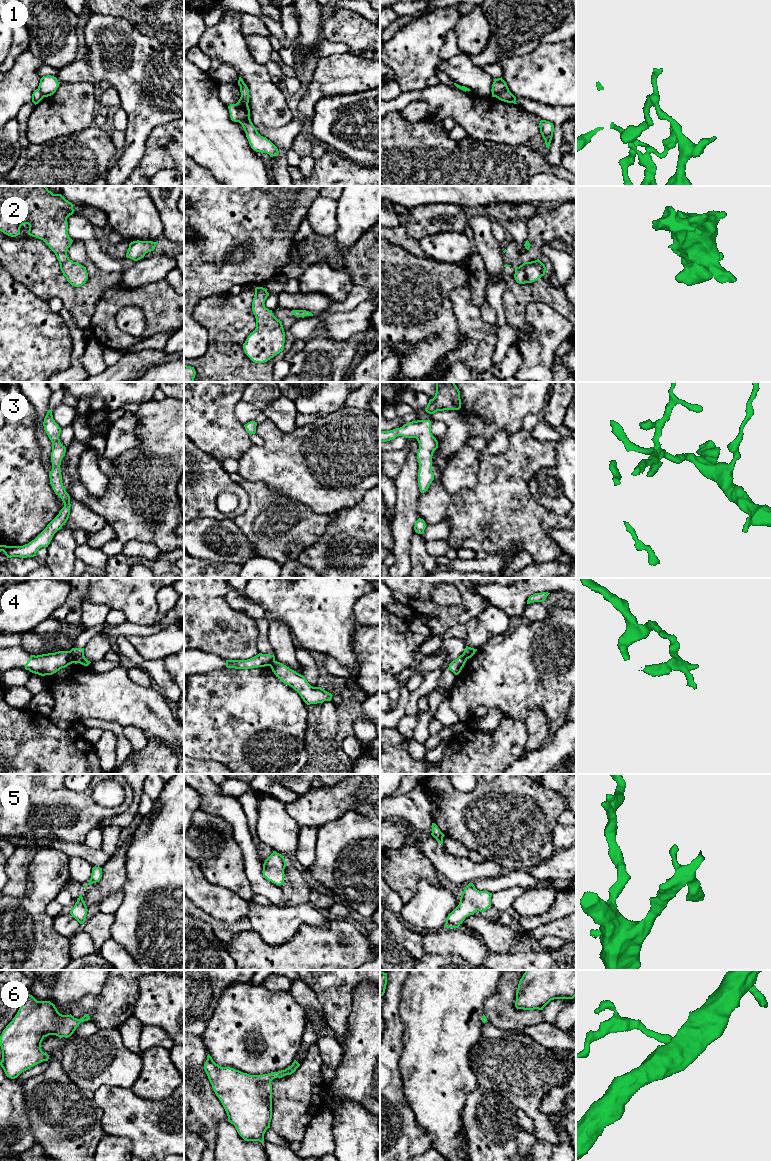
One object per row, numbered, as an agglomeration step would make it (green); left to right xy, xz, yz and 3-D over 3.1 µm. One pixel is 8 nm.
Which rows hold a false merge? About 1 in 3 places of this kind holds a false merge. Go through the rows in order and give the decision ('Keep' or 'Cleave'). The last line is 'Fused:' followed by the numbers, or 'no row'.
1: Cleave
2: Cleave
3: Keep
4: Cleave
5: Keep
6: Keep
Fused: 1, 2, 4

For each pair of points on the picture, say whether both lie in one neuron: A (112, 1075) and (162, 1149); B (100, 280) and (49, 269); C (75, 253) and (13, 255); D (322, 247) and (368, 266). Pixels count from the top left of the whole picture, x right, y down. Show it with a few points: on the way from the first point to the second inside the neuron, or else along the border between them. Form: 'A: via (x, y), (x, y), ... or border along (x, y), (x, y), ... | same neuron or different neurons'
A: border along (129, 1087), (101, 1085), (96, 1090) | different neurons
B: via (87, 291), (69, 291), (60, 282) | same neuron
C: via (91, 278), (82, 291), (65, 291), (40, 273) | same neuron
D: via (333, 255), (342, 261), (357, 261) | same neuron

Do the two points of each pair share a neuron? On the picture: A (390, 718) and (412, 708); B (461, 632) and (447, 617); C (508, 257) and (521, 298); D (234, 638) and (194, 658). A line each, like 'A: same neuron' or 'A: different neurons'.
A: different neurons
B: different neurons
C: same neuron
D: different neurons

